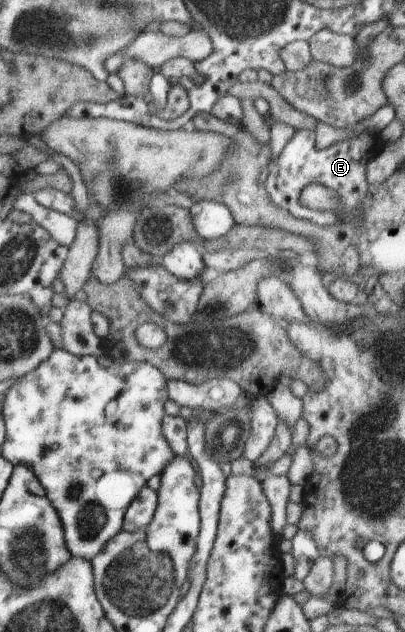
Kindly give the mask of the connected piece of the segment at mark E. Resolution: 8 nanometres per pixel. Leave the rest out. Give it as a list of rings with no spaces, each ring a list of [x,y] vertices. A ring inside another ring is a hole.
[[[296,130],[294,137],[287,143],[278,158],[269,161],[269,174],[265,183],[272,203],[283,211],[289,211],[295,218],[311,221],[321,226],[340,223],[352,210],[359,208],[367,197],[366,168],[368,162],[379,151],[384,141],[380,141],[380,132],[369,132],[332,145],[330,148],[316,151],[314,148],[315,132]],[[318,184],[333,190],[339,197],[338,212],[311,212],[309,207],[300,203],[303,188]],[[340,215],[340,217],[338,217]]]

